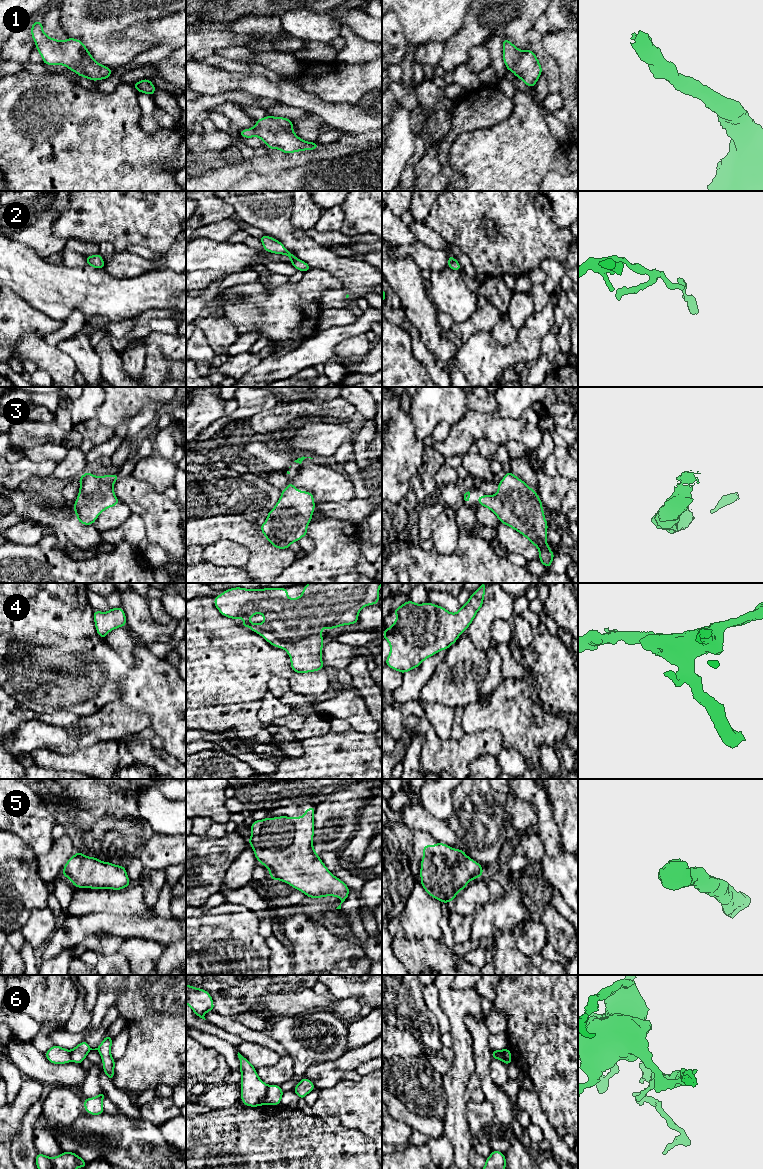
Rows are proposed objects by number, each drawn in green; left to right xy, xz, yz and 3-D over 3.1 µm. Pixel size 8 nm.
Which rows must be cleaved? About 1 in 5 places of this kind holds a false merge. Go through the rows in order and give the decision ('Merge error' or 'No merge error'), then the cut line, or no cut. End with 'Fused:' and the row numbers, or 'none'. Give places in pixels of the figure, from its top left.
1: No merge error. No split
2: No merge error. No split
3: No merge error. No split
4: No merge error. No split
5: No merge error. No split
6: Merge error. Split along xz (268, 1086), (265, 1103)
Fused: 6

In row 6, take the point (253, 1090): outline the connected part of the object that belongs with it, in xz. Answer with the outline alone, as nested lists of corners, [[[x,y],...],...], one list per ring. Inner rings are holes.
[[[238,1052],[242,1080],[241,1100],[245,1106],[258,1107],[266,1104],[268,1085],[256,1073],[256,1068]]]

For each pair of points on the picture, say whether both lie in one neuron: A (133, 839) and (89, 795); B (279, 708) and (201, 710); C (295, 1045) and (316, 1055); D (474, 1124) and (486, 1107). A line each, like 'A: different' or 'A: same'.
A: same
B: different
C: same
D: same

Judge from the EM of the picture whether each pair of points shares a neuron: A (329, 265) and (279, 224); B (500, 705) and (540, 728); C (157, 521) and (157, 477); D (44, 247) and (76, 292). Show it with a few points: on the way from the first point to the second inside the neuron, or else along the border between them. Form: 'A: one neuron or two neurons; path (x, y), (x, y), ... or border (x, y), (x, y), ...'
A: one neuron; path (316, 256), (291, 237)
B: one neuron; path (510, 709), (530, 726)
C: two neurons; border (137, 479), (146, 481), (156, 491), (163, 493)
D: two neurons; border (23, 244), (30, 247), (43, 258)

